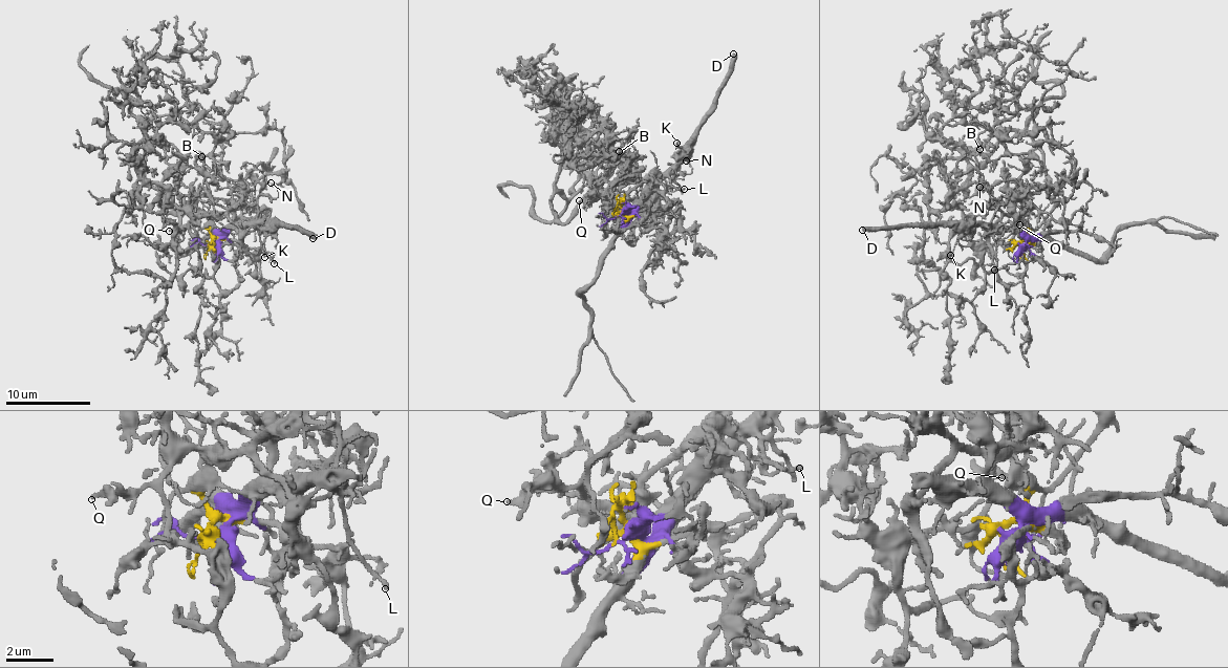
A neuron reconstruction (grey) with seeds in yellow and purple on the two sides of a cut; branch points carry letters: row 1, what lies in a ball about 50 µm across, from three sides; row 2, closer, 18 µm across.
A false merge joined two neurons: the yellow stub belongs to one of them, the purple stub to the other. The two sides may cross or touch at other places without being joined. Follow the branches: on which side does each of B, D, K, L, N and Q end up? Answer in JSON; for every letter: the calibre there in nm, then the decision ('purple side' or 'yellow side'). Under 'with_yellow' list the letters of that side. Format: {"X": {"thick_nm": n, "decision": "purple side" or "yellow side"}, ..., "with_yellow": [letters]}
{"B": {"thick_nm": 180, "decision": "yellow side"}, "D": {"thick_nm": 440, "decision": "purple side"}, "K": {"thick_nm": 110, "decision": "purple side"}, "L": {"thick_nm": 160, "decision": "purple side"}, "N": {"thick_nm": 140, "decision": "purple side"}, "Q": {"thick_nm": 320, "decision": "yellow side"}, "with_yellow": ["B", "Q"]}

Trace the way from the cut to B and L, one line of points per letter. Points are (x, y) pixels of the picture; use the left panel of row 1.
B: (210, 246), (210, 217), (196, 200), (177, 189), (185, 187), (195, 193), (202, 186), (202, 157)
L: (210, 246), (234, 228), (244, 229), (252, 224), (258, 231), (263, 252), (274, 264)

